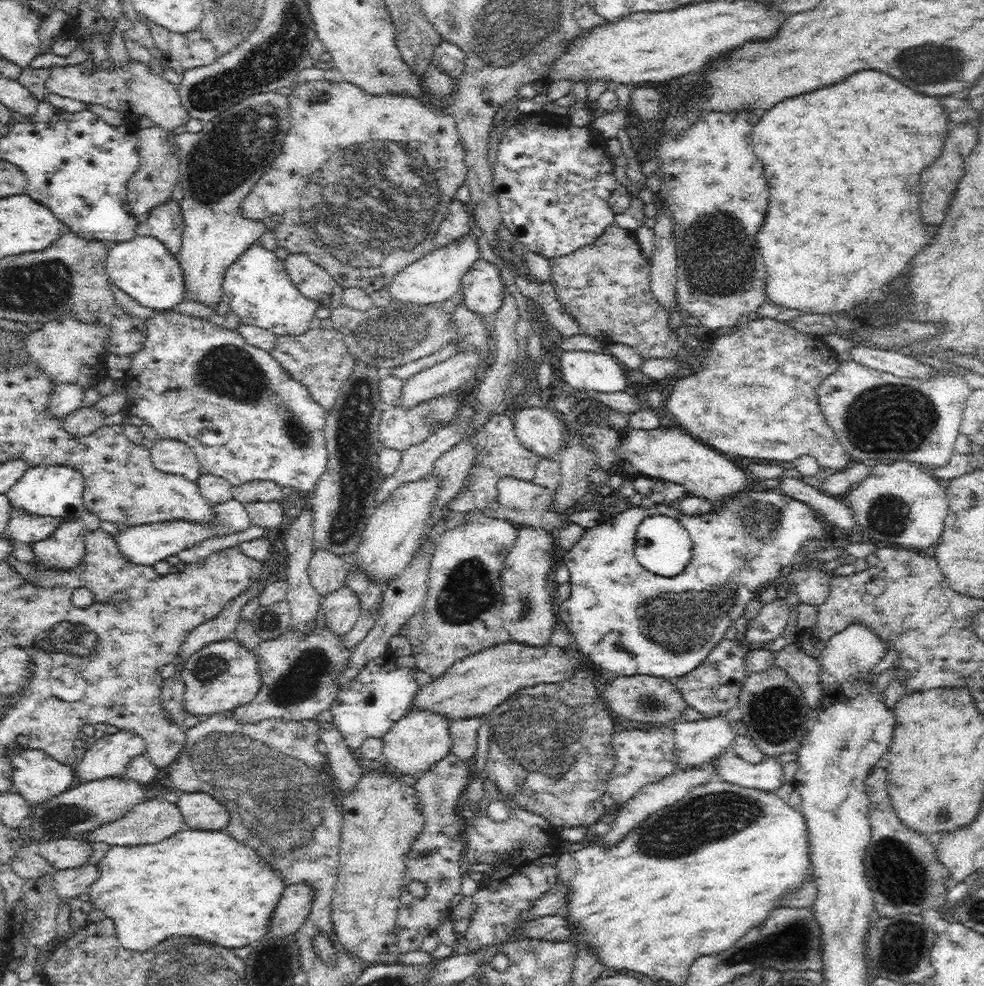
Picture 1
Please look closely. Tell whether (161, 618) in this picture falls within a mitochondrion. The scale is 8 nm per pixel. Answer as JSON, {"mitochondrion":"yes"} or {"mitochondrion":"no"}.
{"mitochondrion":"no"}

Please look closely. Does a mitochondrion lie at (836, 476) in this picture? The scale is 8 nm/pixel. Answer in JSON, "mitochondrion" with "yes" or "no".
{"mitochondrion":"no"}

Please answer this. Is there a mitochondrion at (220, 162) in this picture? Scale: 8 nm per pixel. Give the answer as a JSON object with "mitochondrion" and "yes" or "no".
{"mitochondrion":"yes"}

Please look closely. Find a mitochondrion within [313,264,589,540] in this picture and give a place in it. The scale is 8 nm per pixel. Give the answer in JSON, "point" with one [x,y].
{"point":[390,335]}

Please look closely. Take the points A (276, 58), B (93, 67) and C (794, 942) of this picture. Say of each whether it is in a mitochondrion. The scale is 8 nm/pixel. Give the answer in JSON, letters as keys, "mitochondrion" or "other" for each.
{"A":"mitochondrion","B":"other","C":"mitochondrion"}

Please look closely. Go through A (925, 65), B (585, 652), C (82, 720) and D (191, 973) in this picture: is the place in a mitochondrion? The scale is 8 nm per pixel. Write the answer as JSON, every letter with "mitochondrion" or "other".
{"A":"mitochondrion","B":"other","C":"other","D":"mitochondrion"}

